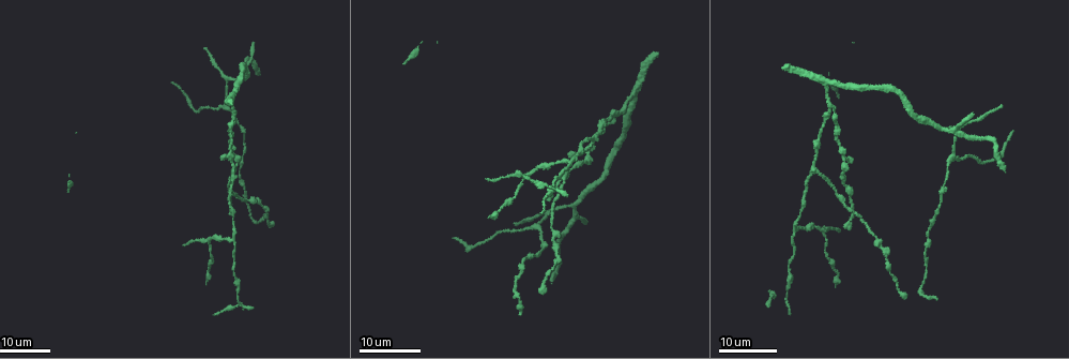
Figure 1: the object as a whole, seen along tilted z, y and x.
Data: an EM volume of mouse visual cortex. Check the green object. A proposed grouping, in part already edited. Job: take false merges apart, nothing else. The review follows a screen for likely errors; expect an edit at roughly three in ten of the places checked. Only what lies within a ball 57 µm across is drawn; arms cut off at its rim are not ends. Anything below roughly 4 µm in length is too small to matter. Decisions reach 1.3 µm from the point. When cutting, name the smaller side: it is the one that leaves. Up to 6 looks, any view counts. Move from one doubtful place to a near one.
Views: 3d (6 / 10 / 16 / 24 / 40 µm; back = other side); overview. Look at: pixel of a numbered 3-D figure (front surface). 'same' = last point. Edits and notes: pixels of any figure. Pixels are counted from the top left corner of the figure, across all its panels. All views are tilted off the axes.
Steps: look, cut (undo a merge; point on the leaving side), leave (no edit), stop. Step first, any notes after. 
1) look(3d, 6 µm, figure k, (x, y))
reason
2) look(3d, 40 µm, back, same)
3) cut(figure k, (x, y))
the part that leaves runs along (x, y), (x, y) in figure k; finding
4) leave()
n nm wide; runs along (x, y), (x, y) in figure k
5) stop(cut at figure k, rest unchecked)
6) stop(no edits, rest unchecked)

look(3d, 16 µm, figure 1, (813, 226))
thick turns thin

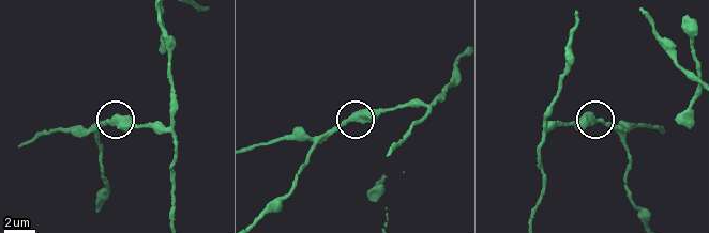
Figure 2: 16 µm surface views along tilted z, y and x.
look(3d, 6 µm, figure 2, (349, 118))

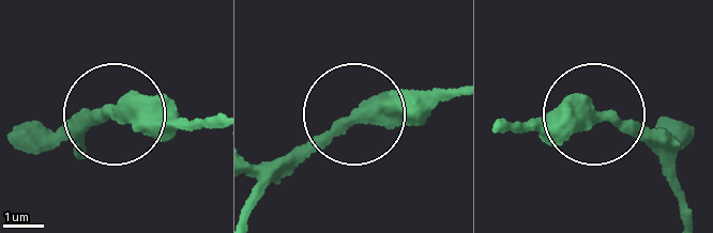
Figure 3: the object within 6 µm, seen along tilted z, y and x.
look(3d, 6 µm, back, figure 3, (353, 115))

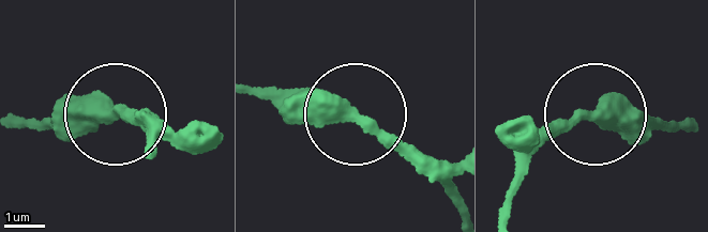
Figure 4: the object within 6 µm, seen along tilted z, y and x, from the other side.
leave()
380 nm wide; runs along (261, 96), (333, 97), (438, 181) in figure 4; all the same cell

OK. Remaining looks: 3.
look(3d, 16 µm, figure 1, (569, 162))
a fork

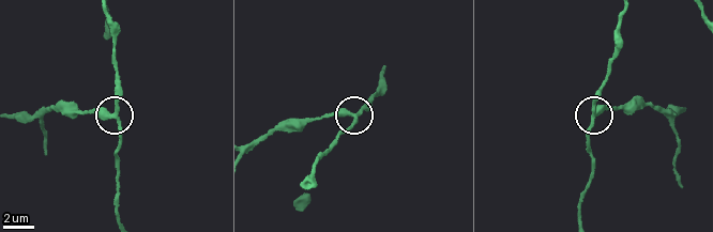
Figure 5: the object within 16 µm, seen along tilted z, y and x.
look(3d, 6 µm, figure 5, (352, 115))

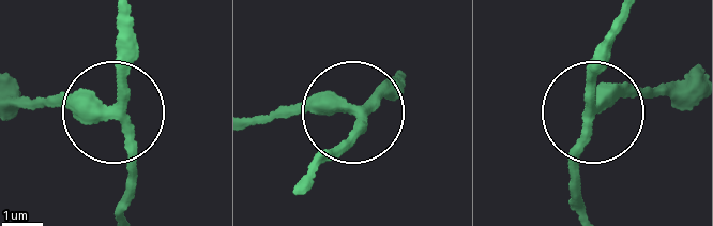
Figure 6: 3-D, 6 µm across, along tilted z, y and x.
leave()
runs along (626, 17), (596, 76), (570, 199) in figure 6; one cell here

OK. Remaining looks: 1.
stop(no edits, rest unchecked)

